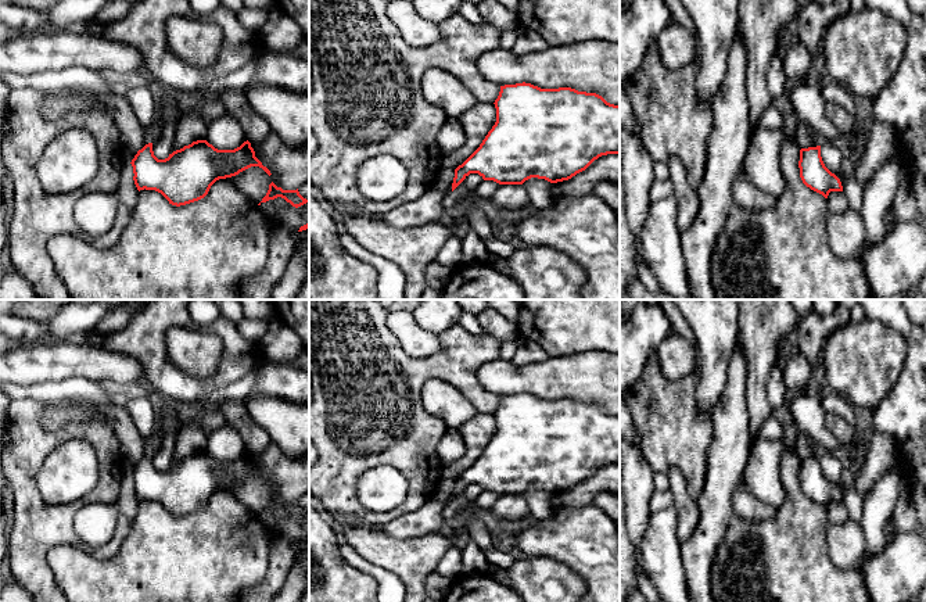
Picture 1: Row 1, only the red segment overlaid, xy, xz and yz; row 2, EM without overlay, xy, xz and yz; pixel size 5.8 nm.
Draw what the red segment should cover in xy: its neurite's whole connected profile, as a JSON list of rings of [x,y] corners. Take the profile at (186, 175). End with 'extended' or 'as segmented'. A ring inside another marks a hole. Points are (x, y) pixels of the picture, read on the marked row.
[[[197,140],[165,160],[158,160],[152,143],[148,143],[130,164],[139,191],[155,190],[176,207],[204,198],[216,180],[236,176],[251,166],[272,175],[255,157],[248,140],[234,150],[218,150],[207,140]]]; as segmented

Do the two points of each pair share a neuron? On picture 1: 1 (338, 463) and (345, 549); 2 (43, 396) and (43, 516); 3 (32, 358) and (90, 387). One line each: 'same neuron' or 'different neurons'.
1: different neurons
2: different neurons
3: different neurons

